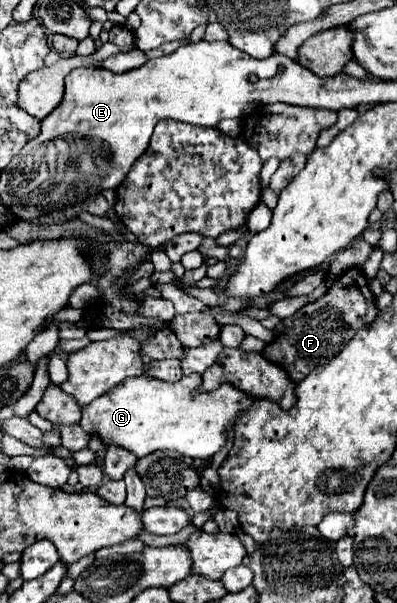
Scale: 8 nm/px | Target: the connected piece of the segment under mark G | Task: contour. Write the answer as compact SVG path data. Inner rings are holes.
M183 375L177 383L159 381L155 377L135 377L127 379L115 391L109 391L95 403L83 407L83 417L79 425L87 433L99 433L101 439L117 443L119 447L131 451L139 459L153 451L179 451L191 459L207 459L221 451L227 443L227 435L233 429L237 415L249 407L255 399L243 395L237 387L223 383L223 387L199 393L193 397L193 391L199 389L201 375Z

